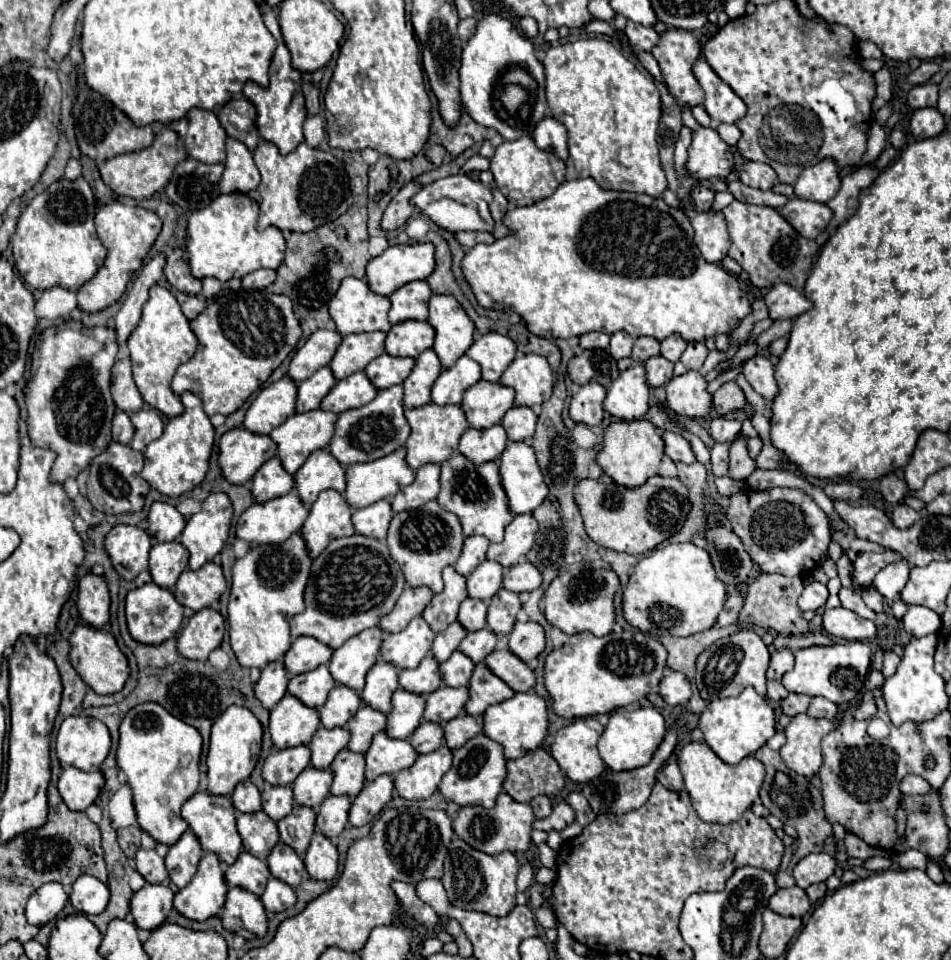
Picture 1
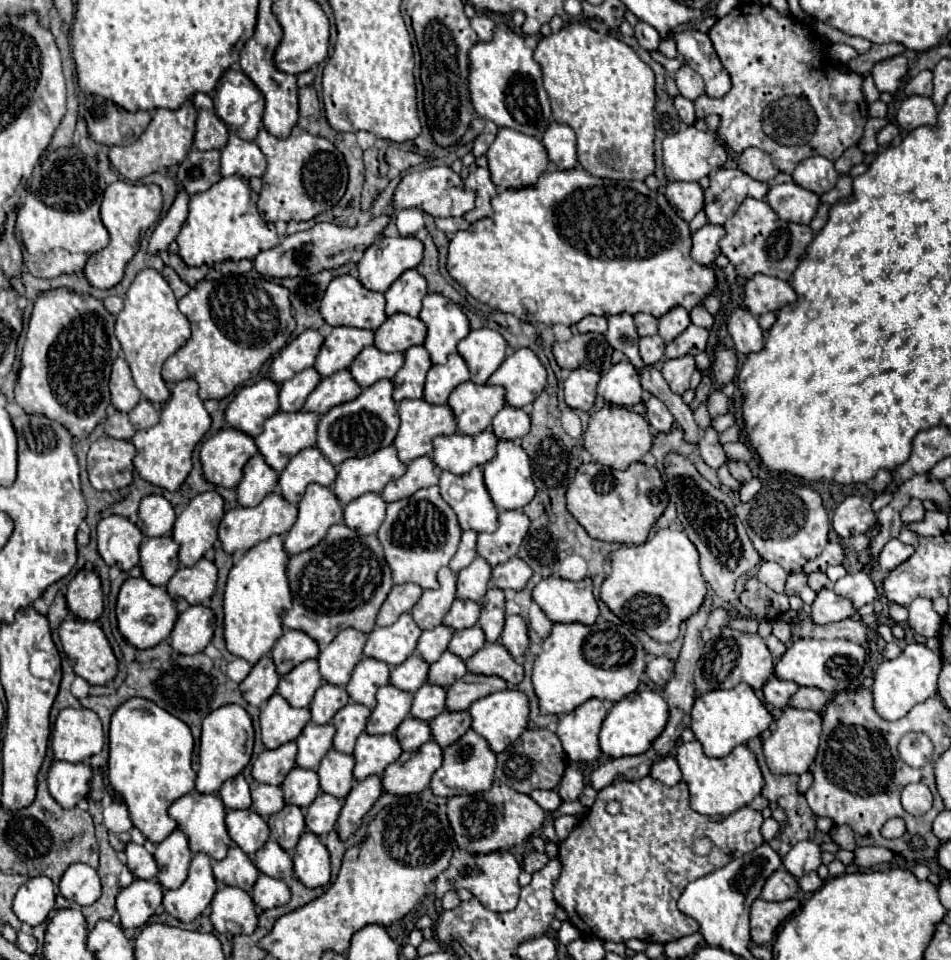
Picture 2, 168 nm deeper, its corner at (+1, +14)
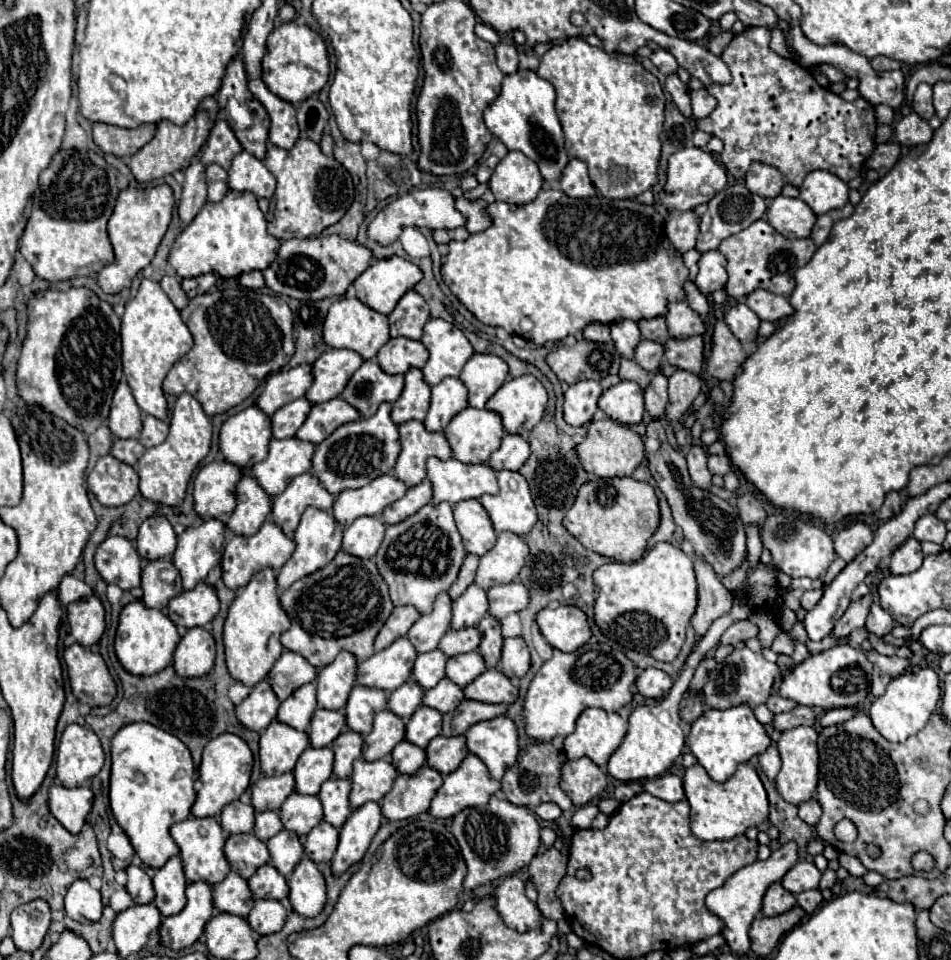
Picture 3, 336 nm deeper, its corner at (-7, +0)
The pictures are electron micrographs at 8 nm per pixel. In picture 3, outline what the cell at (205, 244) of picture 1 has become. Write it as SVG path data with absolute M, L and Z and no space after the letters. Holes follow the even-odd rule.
M228 190L220 202L206 202L198 216L182 228L170 248L168 262L180 278L194 278L206 272L236 278L250 270L264 270L276 258L278 246L280 242L266 232L266 218L254 194Z

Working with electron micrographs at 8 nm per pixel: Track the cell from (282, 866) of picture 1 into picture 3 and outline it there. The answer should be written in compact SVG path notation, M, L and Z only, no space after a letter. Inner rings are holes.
M260 866L252 878L248 878L248 888L254 898L282 900L288 894L286 878L274 870L274 866Z

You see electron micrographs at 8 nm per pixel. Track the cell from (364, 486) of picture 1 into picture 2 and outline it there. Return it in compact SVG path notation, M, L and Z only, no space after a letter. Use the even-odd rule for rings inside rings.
M386 446L370 456L344 460L338 468L334 494L342 504L348 504L362 494L382 492L390 480L400 478L404 472L406 464L398 458L396 448Z

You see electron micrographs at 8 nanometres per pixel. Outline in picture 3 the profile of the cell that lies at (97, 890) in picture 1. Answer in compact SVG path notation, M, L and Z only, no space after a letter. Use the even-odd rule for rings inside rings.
M76 880L64 898L66 912L72 920L80 924L96 922L102 916L102 900L100 892L94 890L88 880Z

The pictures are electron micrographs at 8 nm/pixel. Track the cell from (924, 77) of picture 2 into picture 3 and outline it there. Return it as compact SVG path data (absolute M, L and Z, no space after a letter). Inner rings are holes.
M918 84L916 94L914 94L914 104L912 104L914 112L924 118L930 120L934 116L934 106L932 106L932 86L930 84Z

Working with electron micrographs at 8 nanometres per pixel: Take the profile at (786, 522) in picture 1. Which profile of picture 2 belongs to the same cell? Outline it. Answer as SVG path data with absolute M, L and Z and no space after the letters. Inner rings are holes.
M768 482L750 502L738 502L736 514L742 520L754 548L762 560L780 564L792 572L814 560L828 542L830 520L822 506L822 496L808 486L792 486L790 482Z

